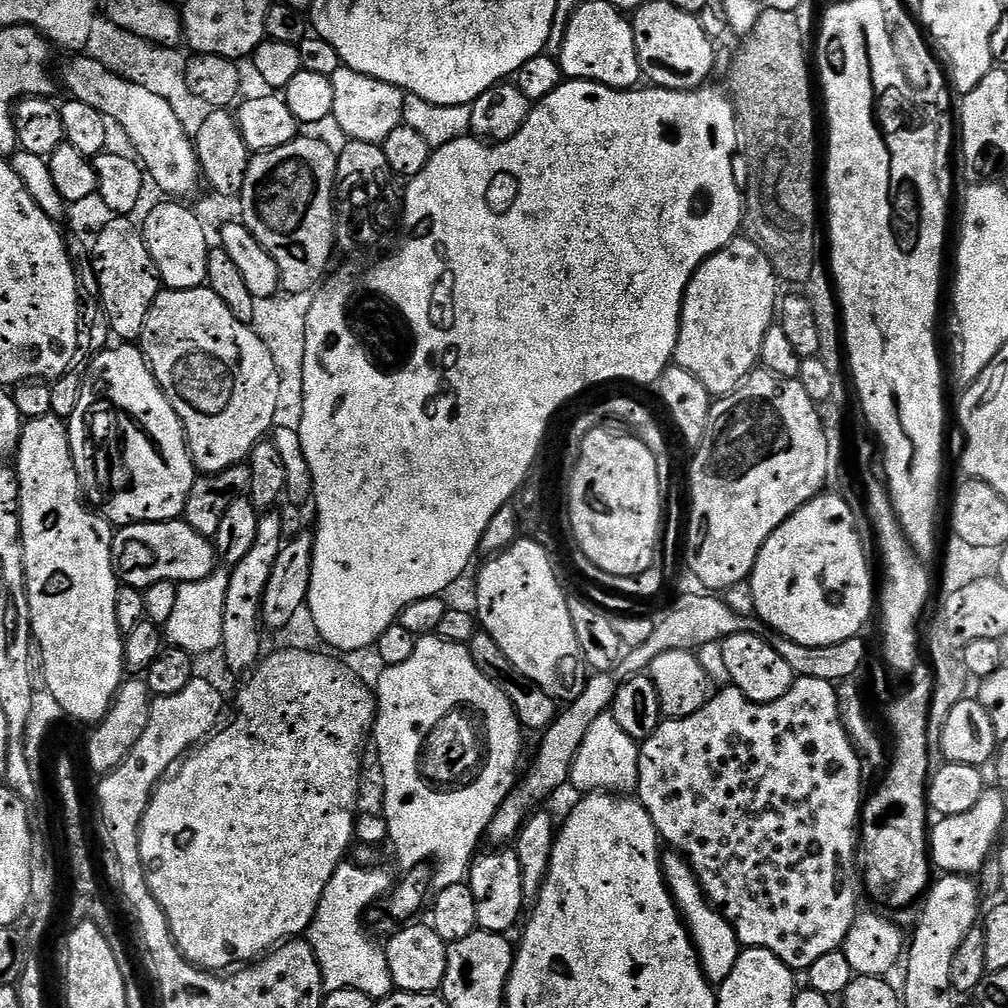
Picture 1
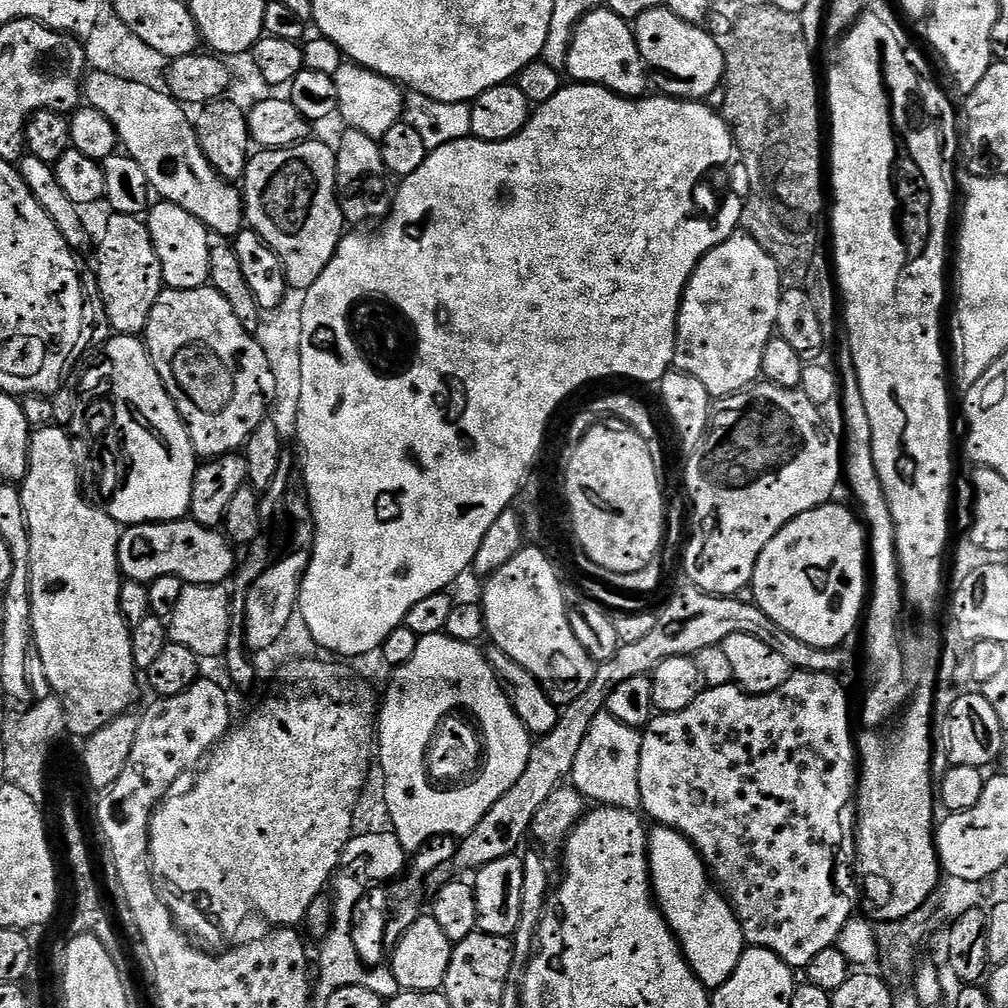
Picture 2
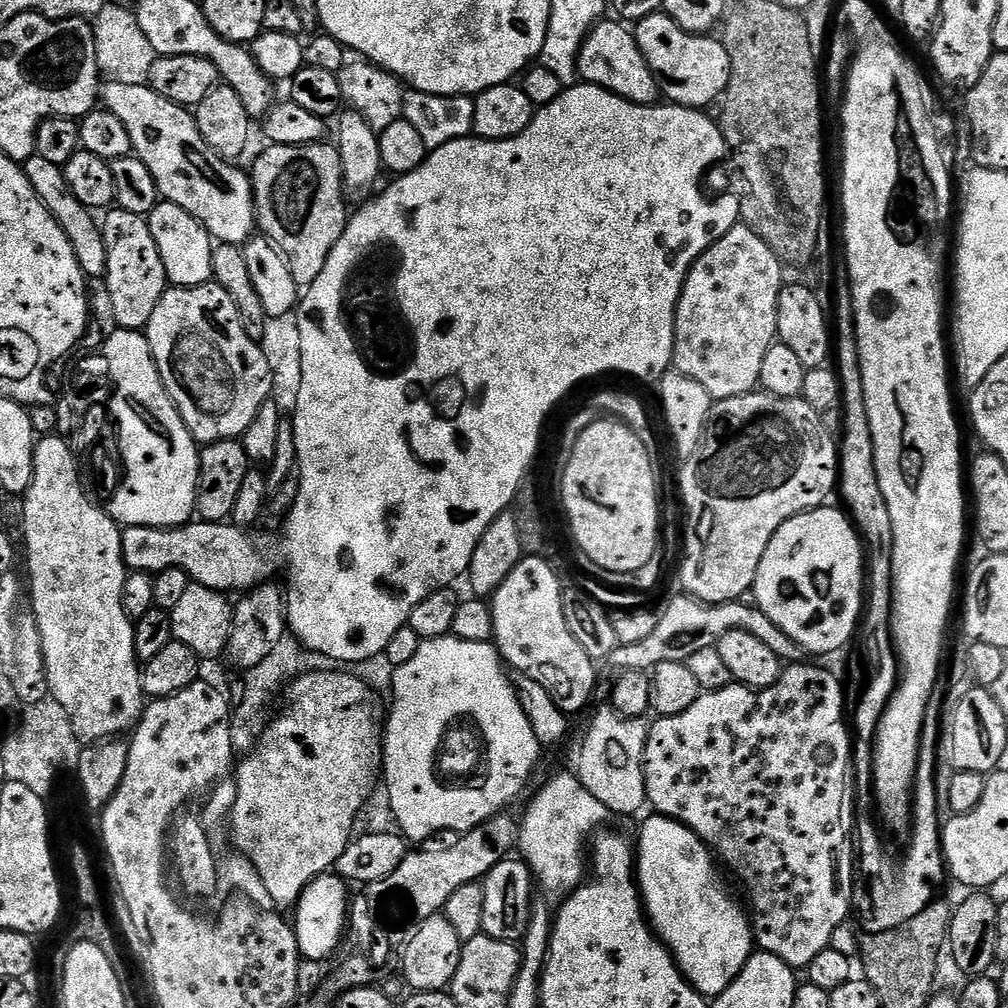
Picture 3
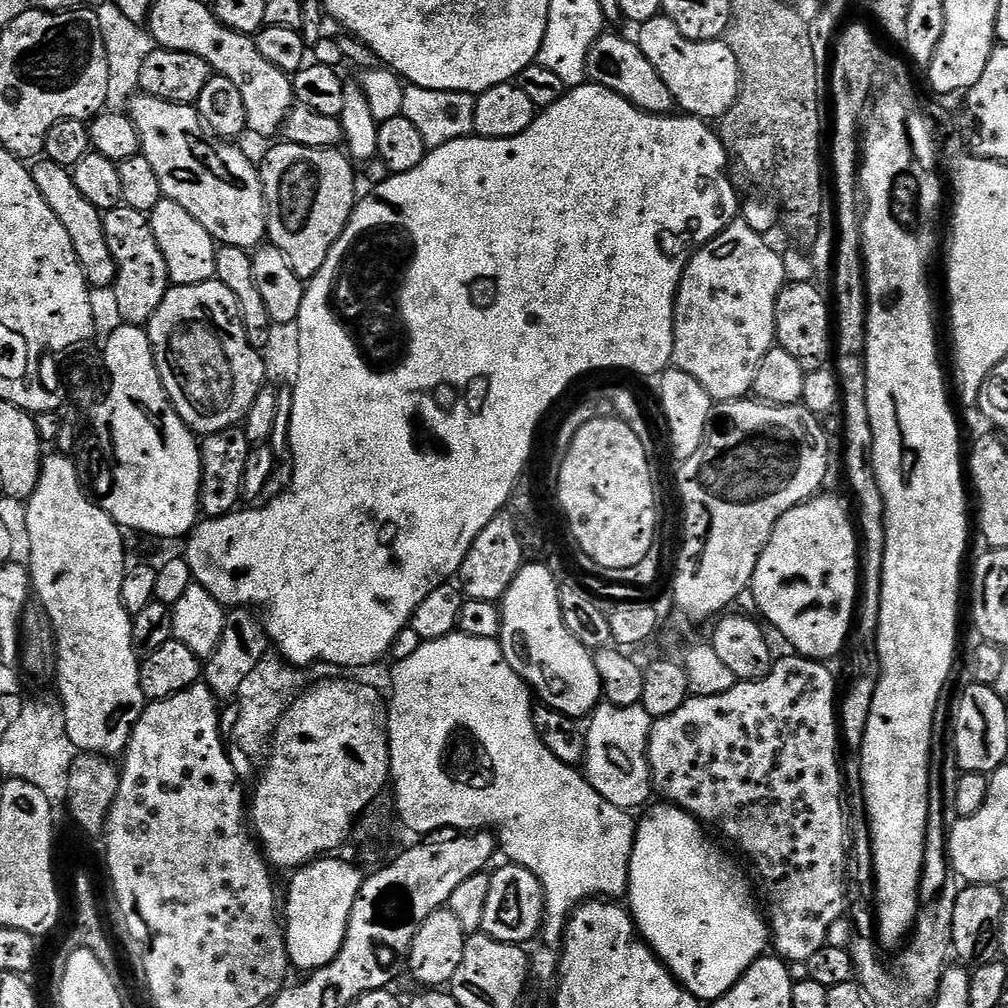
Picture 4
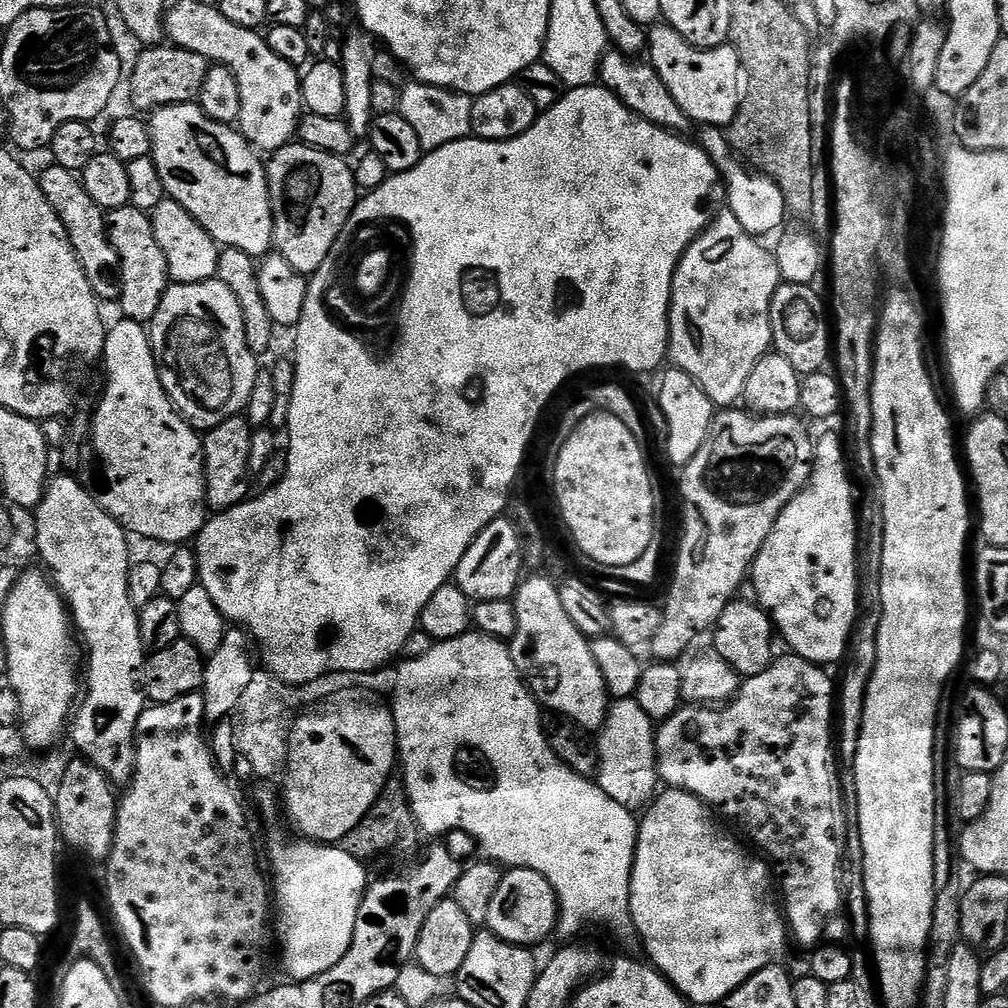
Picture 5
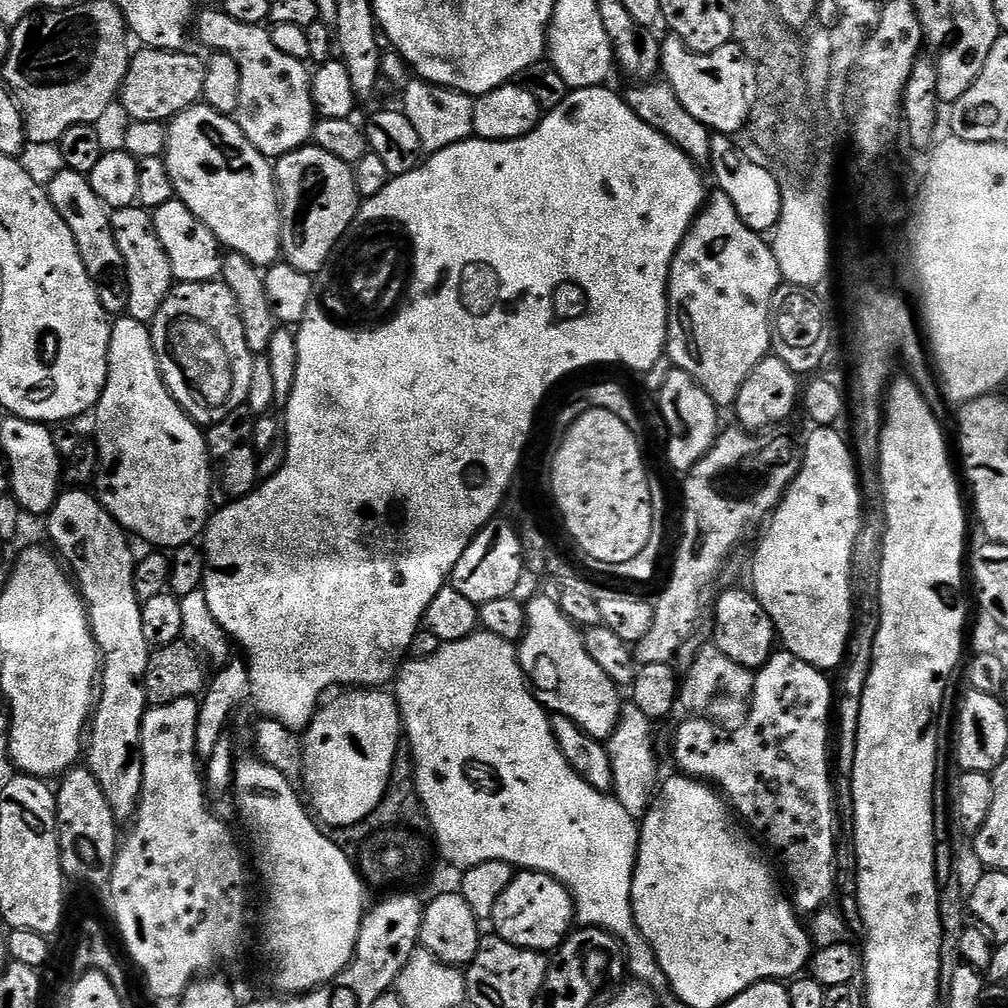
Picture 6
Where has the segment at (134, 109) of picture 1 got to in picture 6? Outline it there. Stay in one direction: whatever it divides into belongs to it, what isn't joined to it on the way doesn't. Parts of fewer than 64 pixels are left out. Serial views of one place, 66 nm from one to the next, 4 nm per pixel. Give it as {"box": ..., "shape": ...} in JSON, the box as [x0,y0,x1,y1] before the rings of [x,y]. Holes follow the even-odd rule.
{"box":[162,102,281,266],"shape":[[[203,102],[178,113],[167,125],[162,159],[175,199],[182,201],[228,252],[242,254],[258,266],[274,264],[281,259],[281,199],[276,190],[273,161],[255,148],[231,115],[214,110]]]}

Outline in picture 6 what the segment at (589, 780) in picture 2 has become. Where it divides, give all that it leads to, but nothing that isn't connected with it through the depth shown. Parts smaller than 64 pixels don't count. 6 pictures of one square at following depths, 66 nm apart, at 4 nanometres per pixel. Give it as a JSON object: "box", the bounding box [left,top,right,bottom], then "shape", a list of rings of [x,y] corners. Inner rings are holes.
{"box":[606,702,661,818],"shape":[[[628,702],[621,707],[618,726],[612,737],[606,741],[610,766],[614,770],[612,792],[616,801],[626,809],[626,814],[637,818],[643,817],[652,807],[658,791],[658,781],[661,779],[660,768],[656,765],[656,740],[652,737],[652,728],[653,720],[642,714],[636,704]]]}

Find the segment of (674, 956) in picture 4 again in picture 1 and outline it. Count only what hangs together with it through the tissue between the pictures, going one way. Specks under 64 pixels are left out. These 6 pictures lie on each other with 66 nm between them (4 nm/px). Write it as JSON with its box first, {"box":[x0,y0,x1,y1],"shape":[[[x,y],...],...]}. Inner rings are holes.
{"box":[663,854,742,986],"shape":[[[668,854],[663,857],[664,883],[668,885],[668,891],[676,902],[680,914],[696,946],[696,955],[700,957],[700,966],[704,969],[708,983],[719,986],[734,970],[734,962],[740,957],[742,945],[736,936],[736,932],[730,926],[730,922],[721,912],[716,911],[708,902],[707,896],[700,890],[700,884],[692,872],[692,866],[685,857],[679,854]]]}

